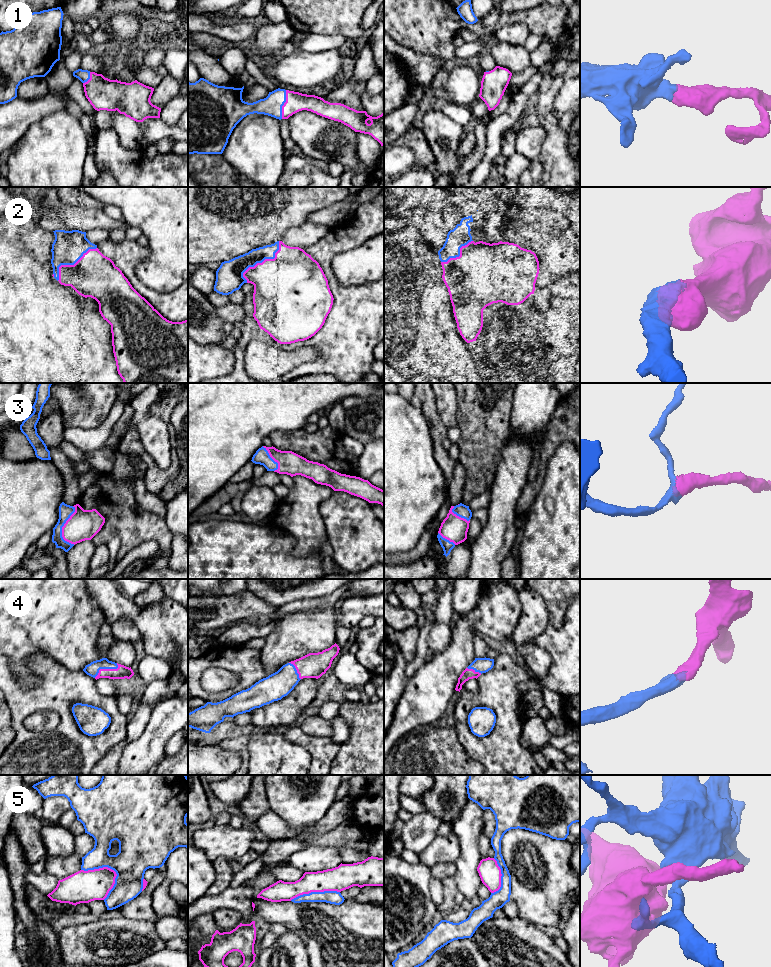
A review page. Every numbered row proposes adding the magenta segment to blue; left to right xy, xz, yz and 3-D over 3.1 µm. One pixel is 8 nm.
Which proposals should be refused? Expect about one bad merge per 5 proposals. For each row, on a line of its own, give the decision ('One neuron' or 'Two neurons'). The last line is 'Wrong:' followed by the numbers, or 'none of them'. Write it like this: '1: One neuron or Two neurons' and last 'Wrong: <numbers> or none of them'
1: One neuron
2: One neuron
3: One neuron
4: One neuron
5: Two neurons
Wrong: 5

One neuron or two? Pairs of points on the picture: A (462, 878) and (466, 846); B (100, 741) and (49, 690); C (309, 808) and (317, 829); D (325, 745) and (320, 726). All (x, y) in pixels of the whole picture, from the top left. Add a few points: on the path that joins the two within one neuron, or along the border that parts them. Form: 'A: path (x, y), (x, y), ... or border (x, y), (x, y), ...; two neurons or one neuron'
A: path (466, 870), (466, 854); one neuron
B: path (83, 740), (68, 725), (63, 706); one neuron
C: border (331, 806), (314, 823); two neurons
D: border (301, 728), (311, 735), (329, 737); two neurons

